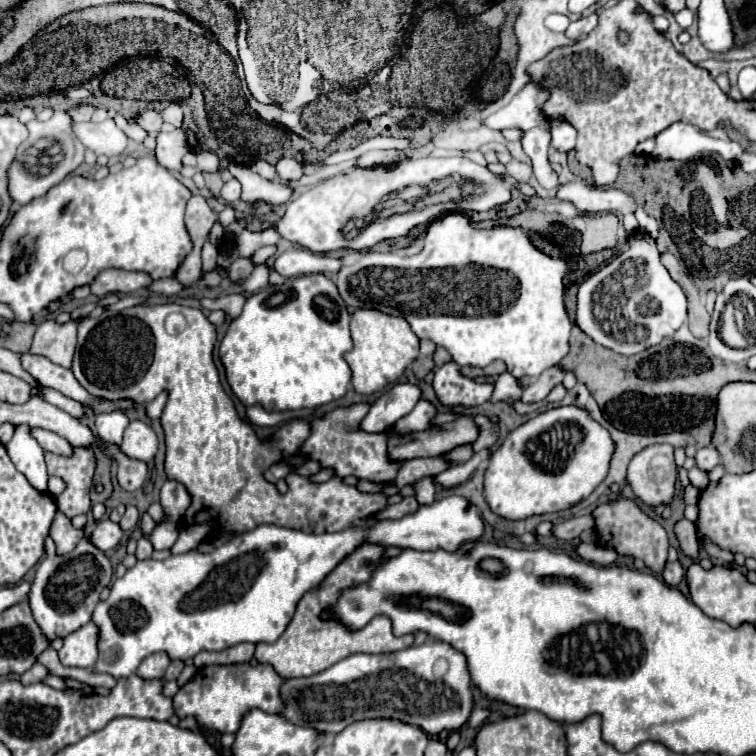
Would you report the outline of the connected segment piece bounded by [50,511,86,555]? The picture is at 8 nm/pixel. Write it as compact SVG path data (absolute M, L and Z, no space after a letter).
M56 511L56 517L54 517L52 527L50 527L50 537L56 537L56 549L58 549L58 553L64 555L64 553L72 551L82 541L84 535L86 535L84 527L76 529L72 525L72 521L68 517L64 517L64 513Z

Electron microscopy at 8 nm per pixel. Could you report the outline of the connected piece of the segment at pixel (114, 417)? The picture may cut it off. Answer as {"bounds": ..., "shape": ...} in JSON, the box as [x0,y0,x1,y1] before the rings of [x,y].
{"bounds":[96,411,128,445],"shape":[[[112,411],[112,413],[100,413],[96,415],[96,431],[106,443],[120,445],[122,433],[128,425],[128,417],[122,411]]]}

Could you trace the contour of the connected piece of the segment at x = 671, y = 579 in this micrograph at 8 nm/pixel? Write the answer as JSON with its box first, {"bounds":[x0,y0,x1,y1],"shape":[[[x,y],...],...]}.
{"bounds":[662,561,684,585],"shape":[[[666,561],[662,577],[664,577],[664,581],[666,581],[668,585],[678,585],[680,579],[684,577],[684,569],[682,569],[680,561]]]}

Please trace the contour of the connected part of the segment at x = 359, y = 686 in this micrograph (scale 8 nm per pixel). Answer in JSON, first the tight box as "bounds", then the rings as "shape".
{"bounds":[282,639,474,735],"shape":[[[428,639],[418,647],[406,647],[396,653],[350,655],[318,675],[288,679],[282,685],[282,697],[286,701],[286,709],[282,713],[288,721],[302,727],[314,727],[328,735],[336,735],[340,729],[352,725],[352,721],[362,719],[396,719],[406,725],[416,725],[430,735],[438,735],[440,731],[458,731],[468,723],[474,709],[474,689],[464,653],[436,639]]]}

